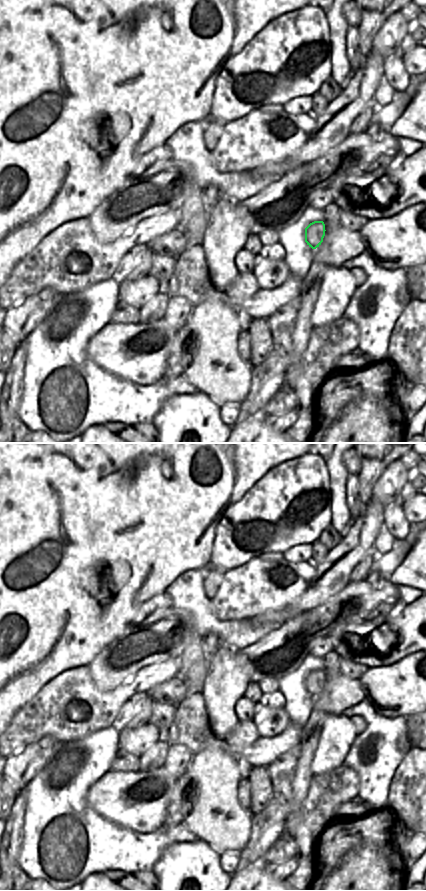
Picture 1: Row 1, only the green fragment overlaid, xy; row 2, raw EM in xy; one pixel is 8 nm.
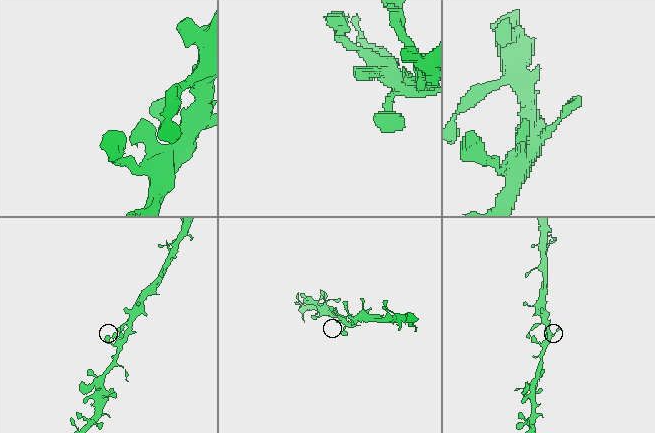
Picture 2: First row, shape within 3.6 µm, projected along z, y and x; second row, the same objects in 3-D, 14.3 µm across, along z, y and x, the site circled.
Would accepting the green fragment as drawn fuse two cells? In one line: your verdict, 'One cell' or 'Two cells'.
One cell

